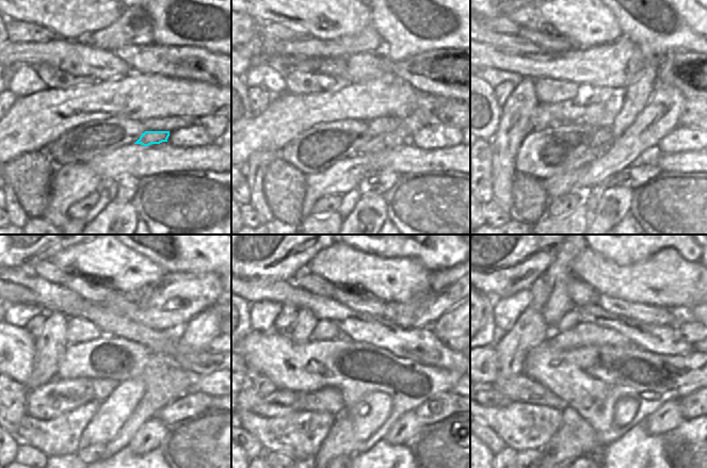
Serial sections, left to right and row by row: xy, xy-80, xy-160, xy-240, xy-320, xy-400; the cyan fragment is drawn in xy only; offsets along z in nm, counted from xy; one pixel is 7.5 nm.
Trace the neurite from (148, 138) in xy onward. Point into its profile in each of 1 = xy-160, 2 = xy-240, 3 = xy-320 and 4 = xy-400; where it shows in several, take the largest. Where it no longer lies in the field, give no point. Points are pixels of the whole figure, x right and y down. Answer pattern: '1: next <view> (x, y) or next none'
1: next xy-160 (592, 152)
2: next xy-240 (61, 436)
3: next xy-320 (299, 434)
4: next xy-400 (521, 426)

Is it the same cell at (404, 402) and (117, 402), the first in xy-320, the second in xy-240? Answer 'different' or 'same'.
different

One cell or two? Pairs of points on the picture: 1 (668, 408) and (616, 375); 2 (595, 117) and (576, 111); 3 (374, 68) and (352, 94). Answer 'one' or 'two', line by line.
1: two
2: two
3: two

